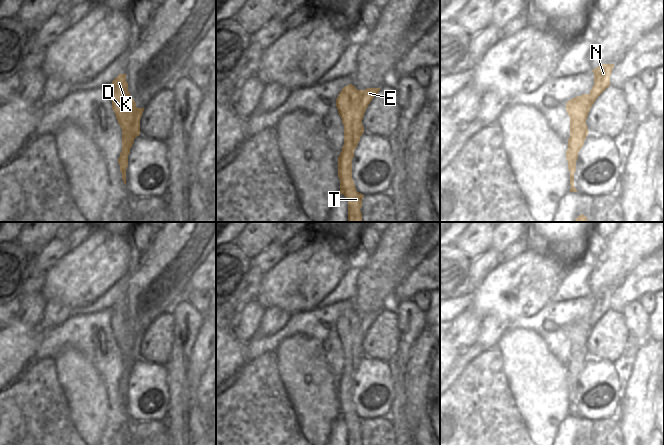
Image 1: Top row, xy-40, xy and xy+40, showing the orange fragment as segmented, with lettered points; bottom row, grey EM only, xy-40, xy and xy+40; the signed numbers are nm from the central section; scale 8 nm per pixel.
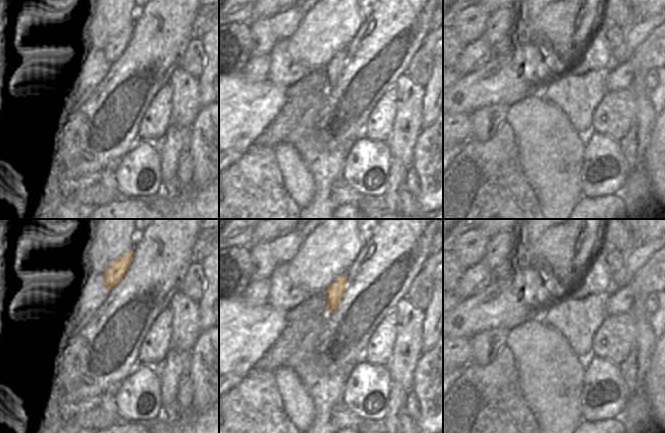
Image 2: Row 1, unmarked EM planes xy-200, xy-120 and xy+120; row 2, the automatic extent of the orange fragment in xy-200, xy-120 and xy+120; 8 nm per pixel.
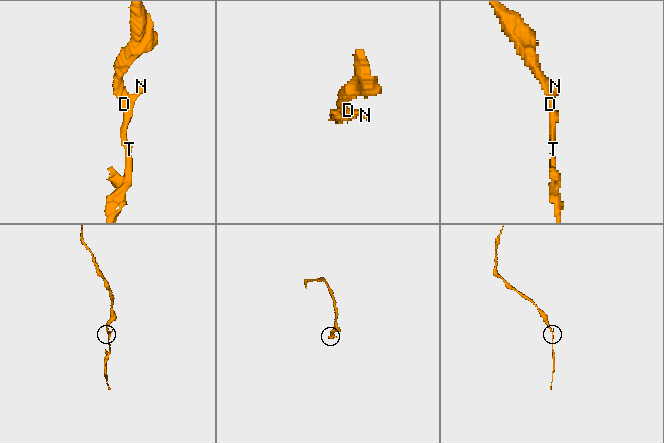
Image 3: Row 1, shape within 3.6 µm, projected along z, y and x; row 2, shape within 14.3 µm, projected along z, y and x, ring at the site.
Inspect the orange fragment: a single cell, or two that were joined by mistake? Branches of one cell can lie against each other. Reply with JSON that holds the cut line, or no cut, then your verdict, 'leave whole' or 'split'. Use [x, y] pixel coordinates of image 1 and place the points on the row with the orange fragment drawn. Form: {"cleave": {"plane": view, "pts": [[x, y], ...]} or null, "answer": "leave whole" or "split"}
{"cleave": null, "answer": "leave whole"}

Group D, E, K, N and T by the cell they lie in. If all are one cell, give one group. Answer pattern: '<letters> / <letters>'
D E K N T

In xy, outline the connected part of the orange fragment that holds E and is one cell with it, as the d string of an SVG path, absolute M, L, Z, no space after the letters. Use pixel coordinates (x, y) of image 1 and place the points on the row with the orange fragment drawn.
M349 84L345 86L336 99L336 107L344 125L344 145L338 157L338 177L340 179L340 194L348 201L348 222L362 222L363 194L356 191L352 179L352 159L354 151L364 133L362 119L364 113L378 94L380 88L357 90Z

